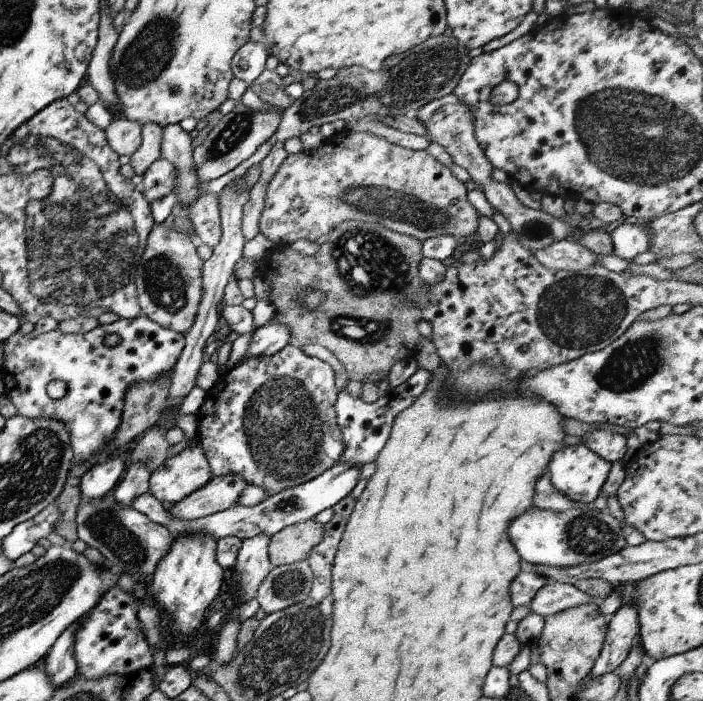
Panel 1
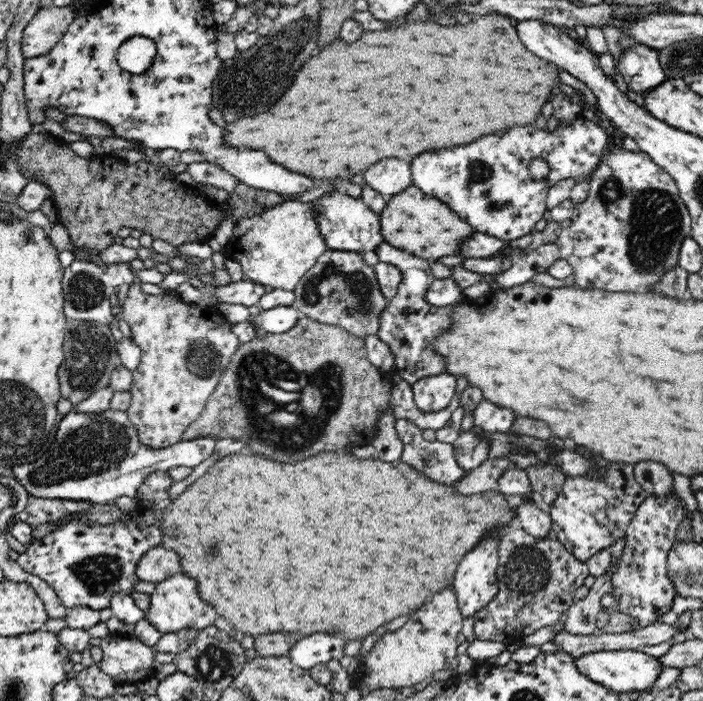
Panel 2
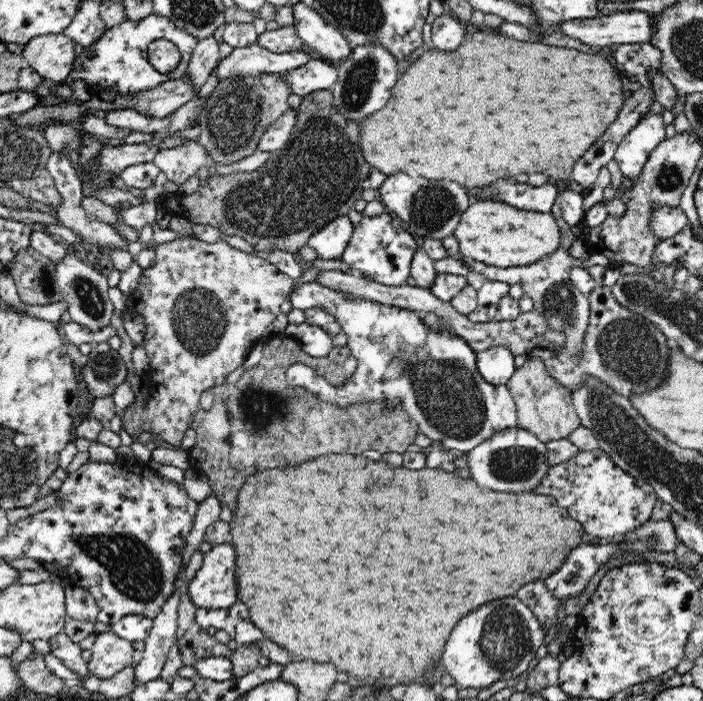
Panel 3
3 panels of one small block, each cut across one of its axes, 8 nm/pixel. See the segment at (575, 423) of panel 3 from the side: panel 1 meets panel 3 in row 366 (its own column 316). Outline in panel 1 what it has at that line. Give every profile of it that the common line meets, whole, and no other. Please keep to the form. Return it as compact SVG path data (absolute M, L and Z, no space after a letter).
M315 519L288 525L271 536L268 547L269 561L274 567L306 561L311 550L320 544L324 537L325 525Z

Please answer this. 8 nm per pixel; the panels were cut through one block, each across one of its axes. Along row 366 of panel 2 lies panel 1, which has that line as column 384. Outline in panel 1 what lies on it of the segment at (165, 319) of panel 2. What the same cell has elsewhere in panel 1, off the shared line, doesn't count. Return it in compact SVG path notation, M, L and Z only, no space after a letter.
M345 129L336 138L324 140L323 145L315 150L303 150L296 154L286 155L284 162L268 183L264 210L259 218L259 230L268 240L273 242L276 248L289 246L294 241L300 240L300 238L315 241L316 238L322 235L326 236L336 225L349 220L374 222L390 230L416 237L422 242L444 235L452 235L457 240L458 238L462 238L462 236L470 236L470 234L474 234L478 230L478 218L480 218L480 214L468 201L467 194L469 194L469 191L466 189L464 183L452 175L452 171L448 167L437 161L427 151L415 151L414 149L399 146L371 132L356 132Z

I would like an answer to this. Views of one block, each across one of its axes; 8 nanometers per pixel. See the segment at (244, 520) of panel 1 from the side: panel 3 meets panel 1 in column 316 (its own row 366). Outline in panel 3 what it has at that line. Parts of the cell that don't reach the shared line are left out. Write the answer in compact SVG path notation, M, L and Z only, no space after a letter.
M496 346L477 353L476 366L486 382L498 387L506 386L516 370L514 357L505 346Z

